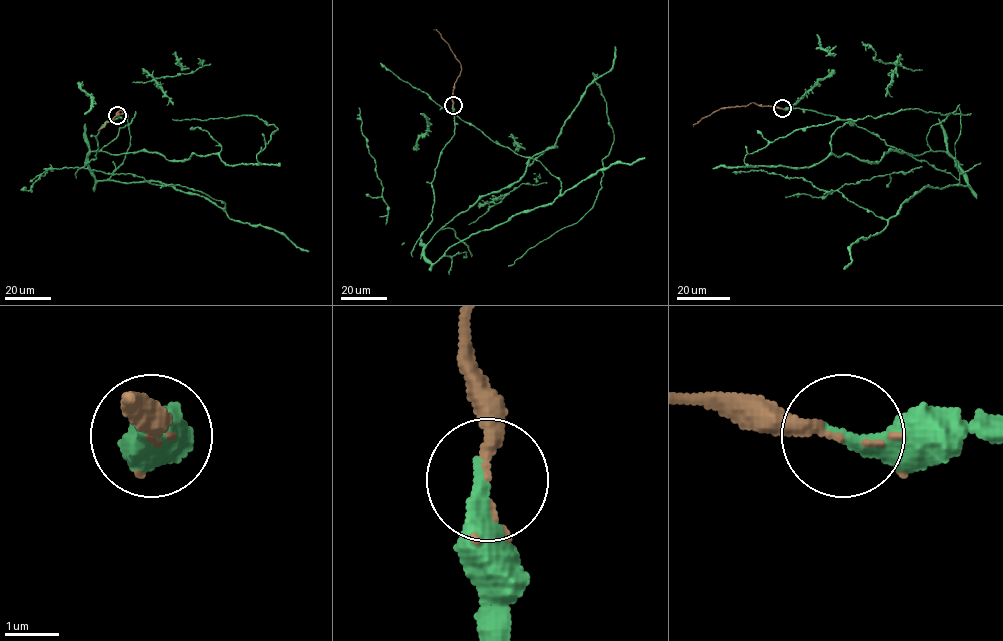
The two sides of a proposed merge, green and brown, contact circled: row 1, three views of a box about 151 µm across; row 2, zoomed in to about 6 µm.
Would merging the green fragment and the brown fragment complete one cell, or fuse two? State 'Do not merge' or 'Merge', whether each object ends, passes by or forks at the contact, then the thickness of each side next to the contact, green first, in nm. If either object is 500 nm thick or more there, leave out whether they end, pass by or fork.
Merge. At the ring green ends. At the ring brown passes by. Thickness 380 nm (green) against 160 nm

